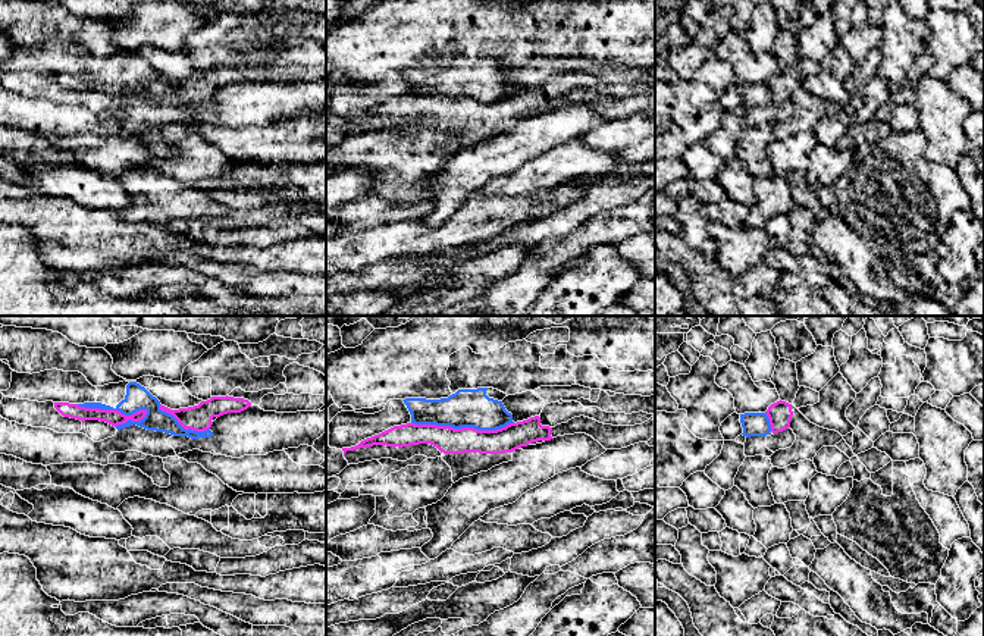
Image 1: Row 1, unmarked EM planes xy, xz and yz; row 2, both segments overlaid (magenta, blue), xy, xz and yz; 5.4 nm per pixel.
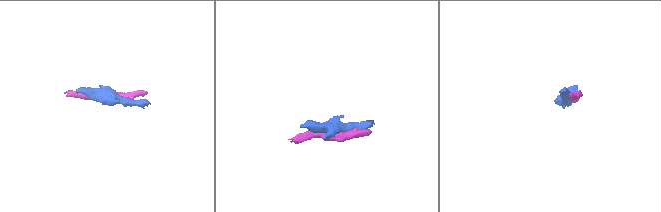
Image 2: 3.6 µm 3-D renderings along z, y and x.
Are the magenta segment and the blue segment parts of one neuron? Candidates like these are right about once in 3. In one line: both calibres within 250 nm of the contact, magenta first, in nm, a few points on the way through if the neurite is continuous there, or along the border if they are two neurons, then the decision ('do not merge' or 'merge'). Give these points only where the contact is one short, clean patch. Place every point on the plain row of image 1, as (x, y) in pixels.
90 nm thick on the magenta side, 130 nm on the other; do not merge

